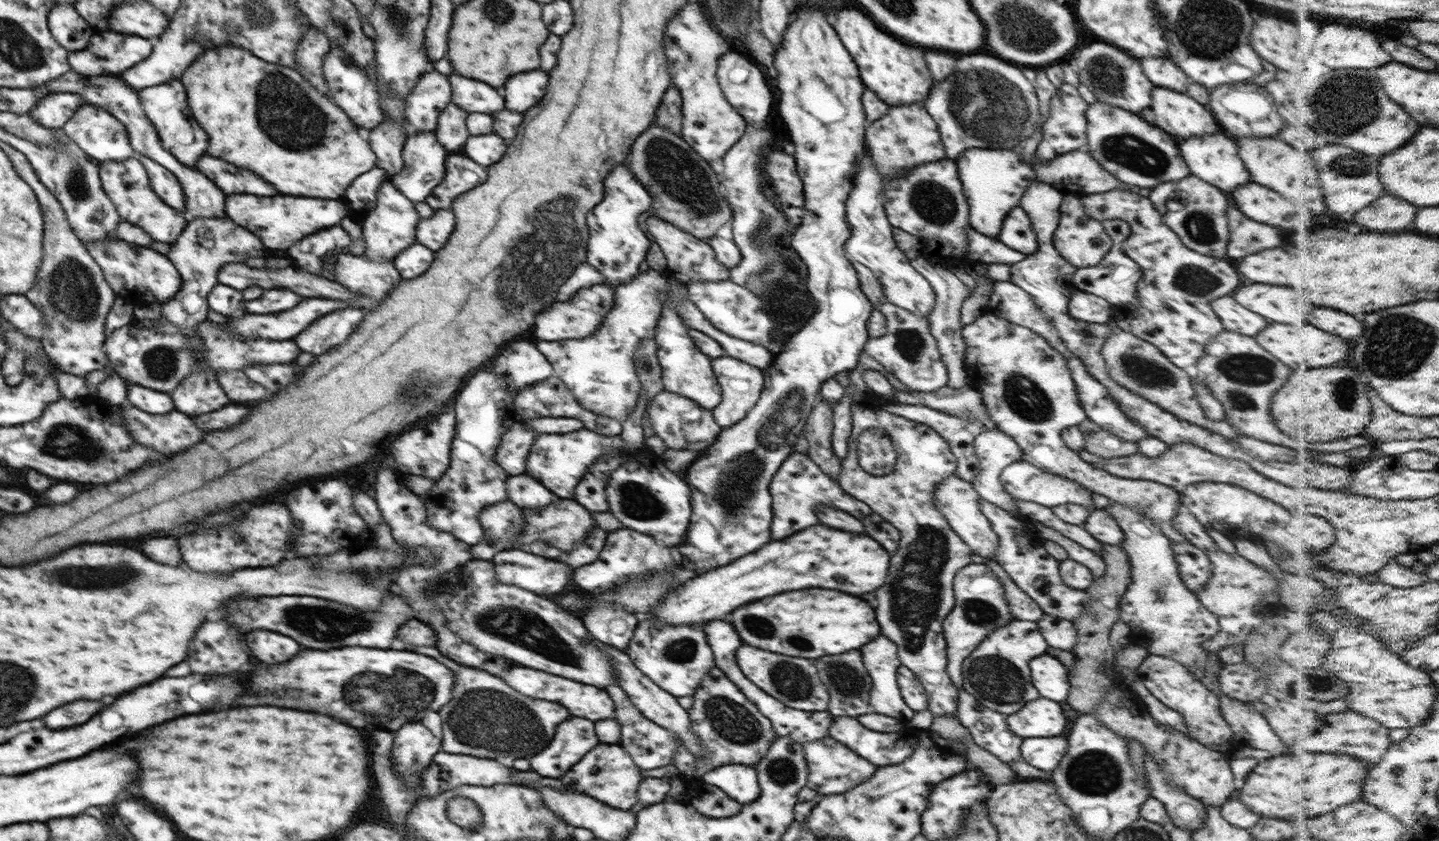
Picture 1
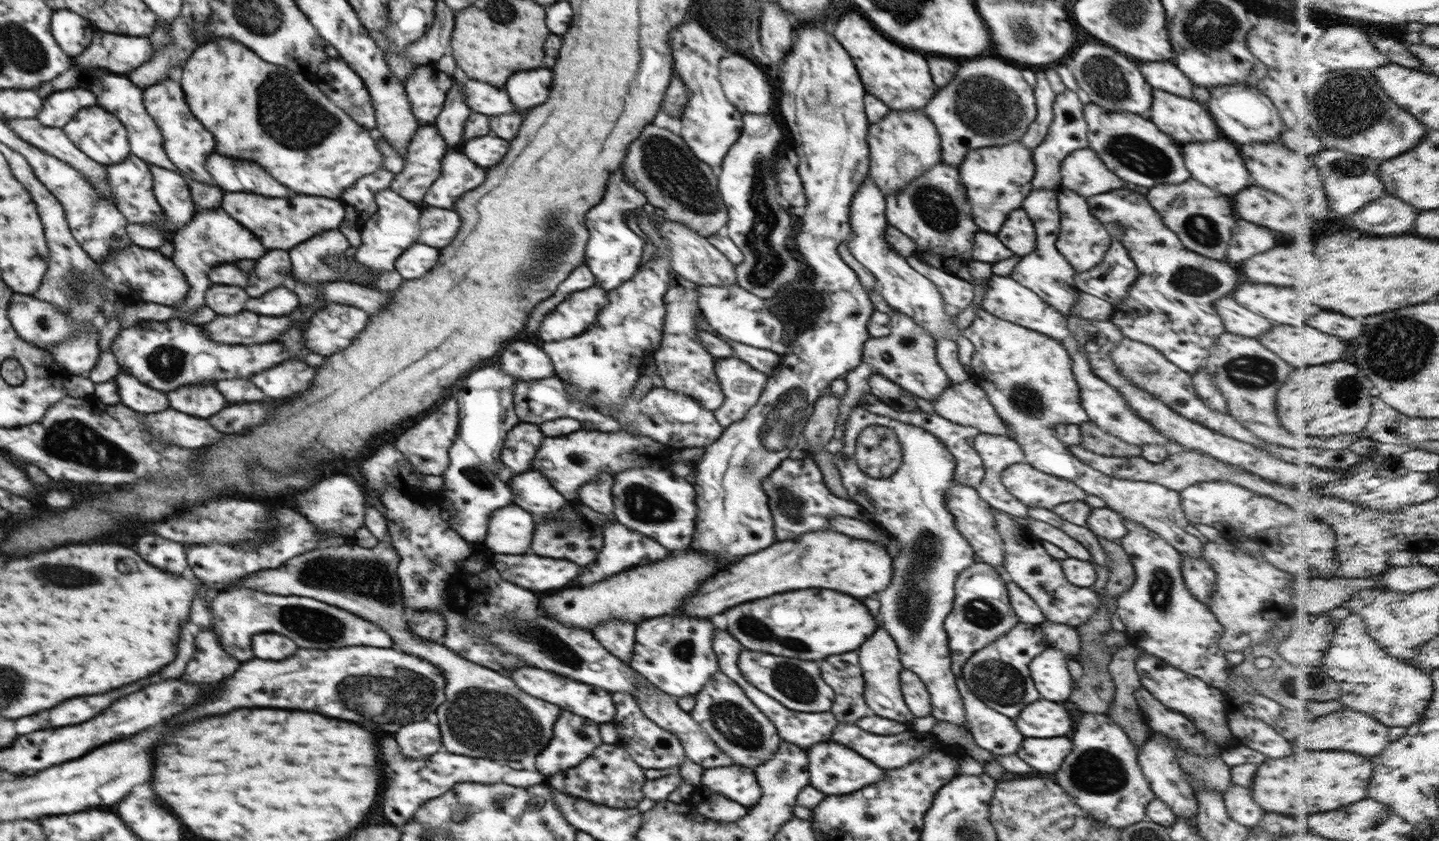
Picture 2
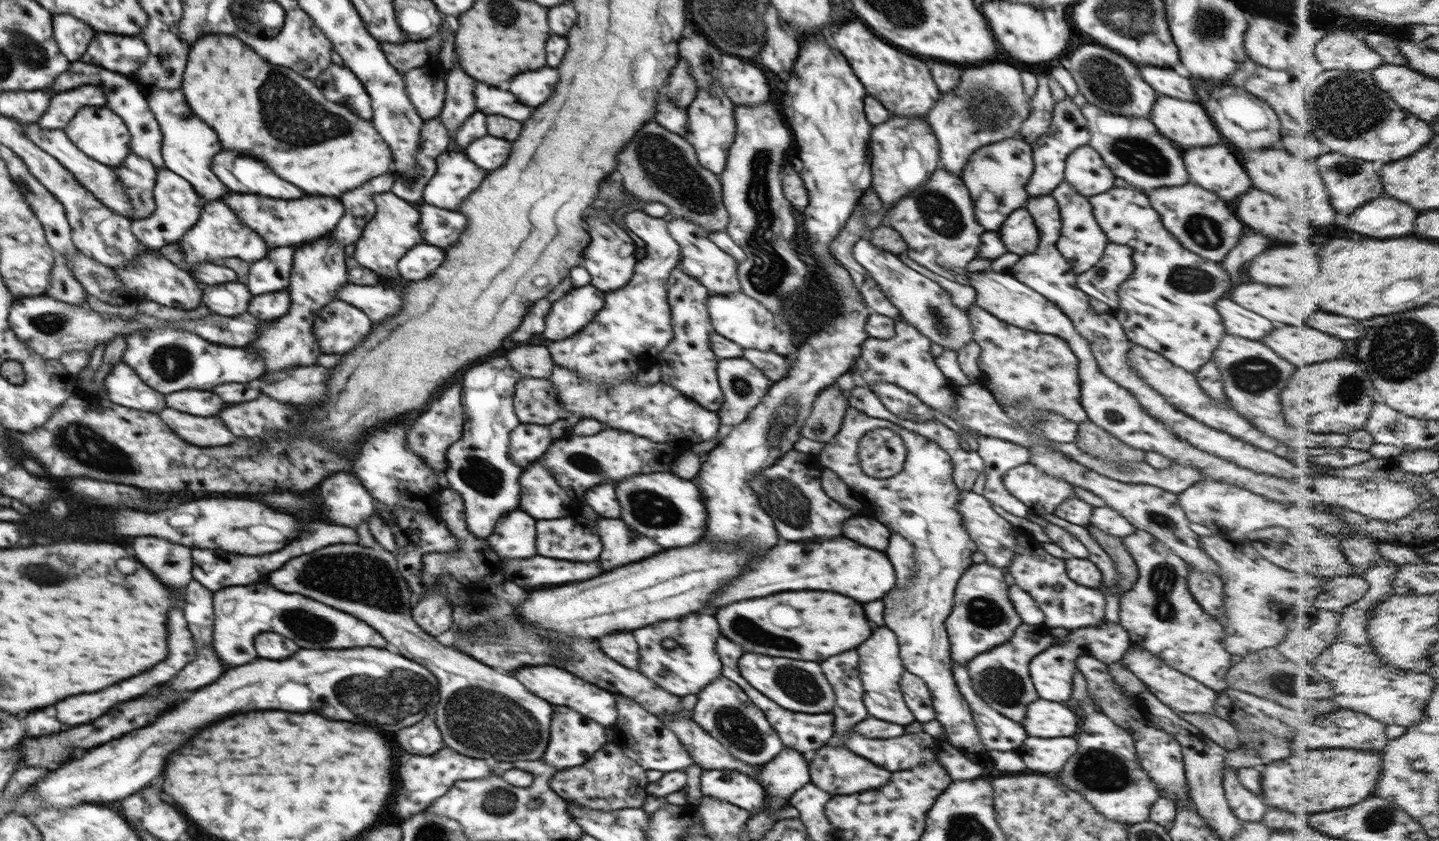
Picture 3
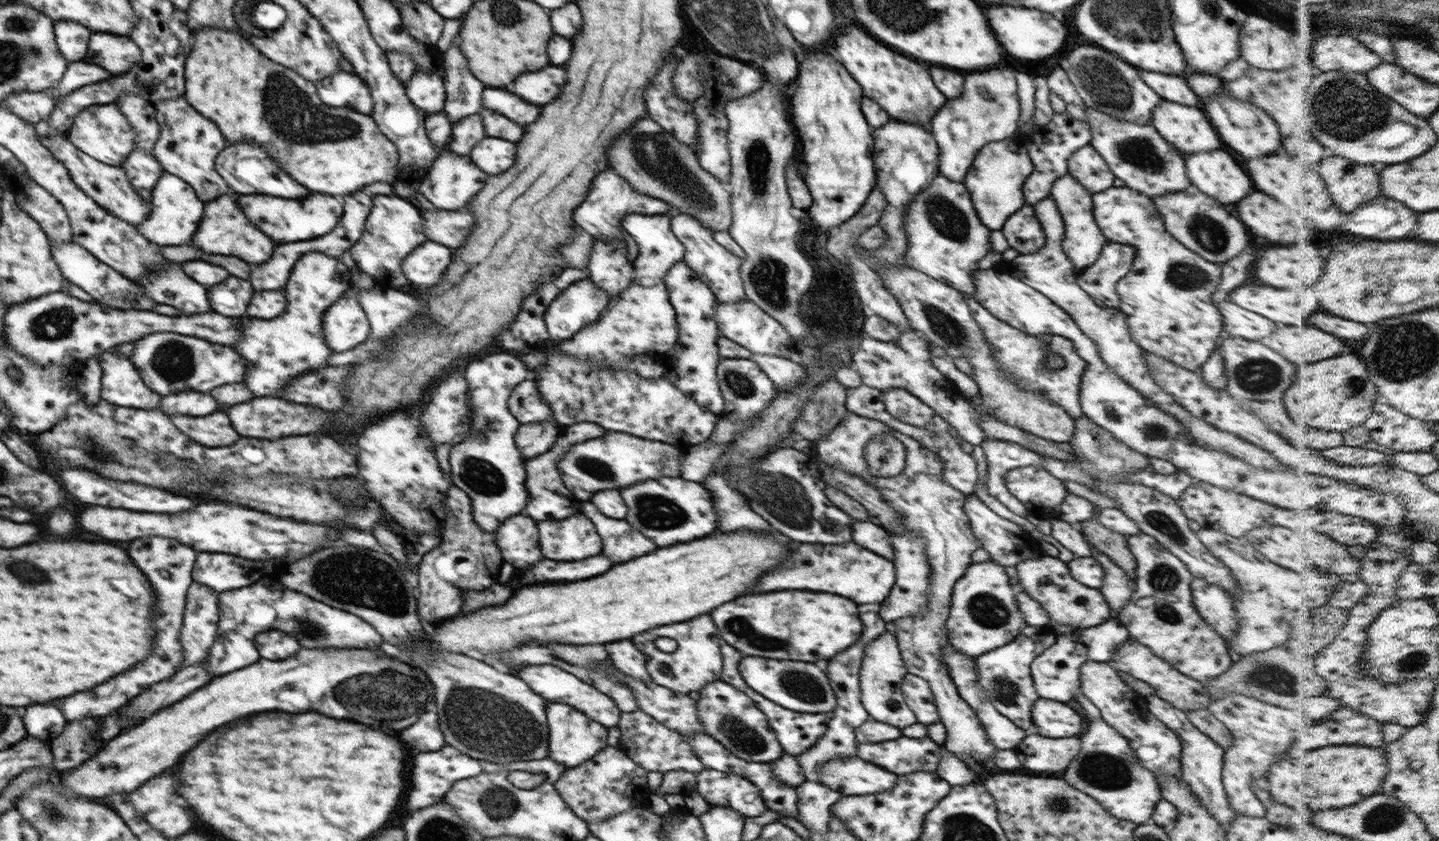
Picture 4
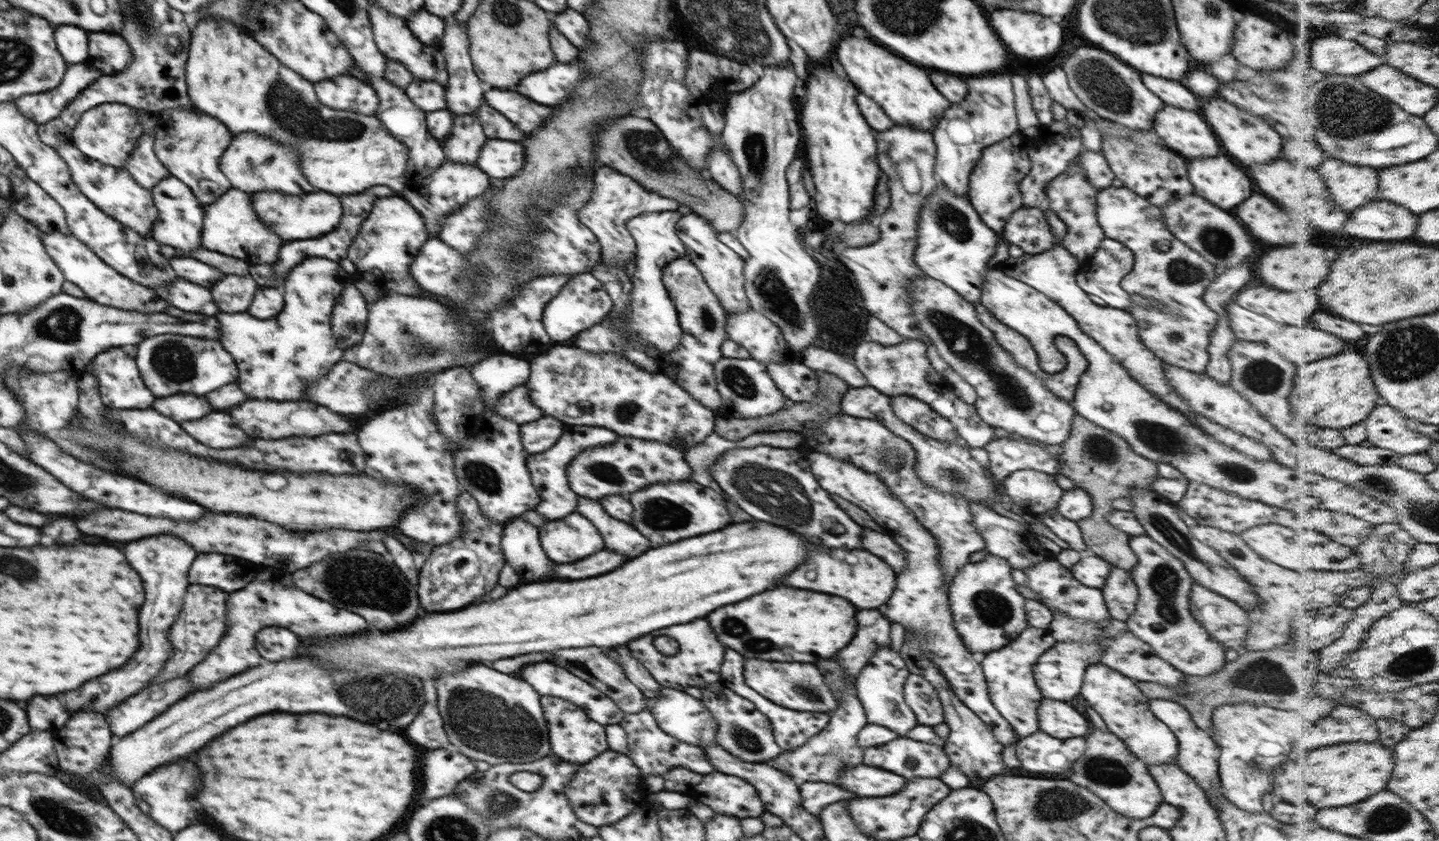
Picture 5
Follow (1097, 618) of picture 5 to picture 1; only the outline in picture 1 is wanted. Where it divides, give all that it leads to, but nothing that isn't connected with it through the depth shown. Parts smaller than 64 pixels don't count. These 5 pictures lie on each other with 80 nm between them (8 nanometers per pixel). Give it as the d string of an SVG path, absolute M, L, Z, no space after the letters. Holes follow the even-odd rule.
M982 499L979 502L980 512L990 521L992 530L999 539L995 561L1003 566L1003 569L1020 587L1020 590L1023 590L1039 604L1043 614L1050 614L1054 618L1062 618L1062 620L1070 622L1076 622L1082 617L1087 612L1087 602L1092 600L1088 595L1088 590L1076 590L1064 584L1060 578L1059 561L1052 558L1043 547L1033 546L1033 542L1025 532L1023 521L1014 519L1009 512L990 504L990 502Z

